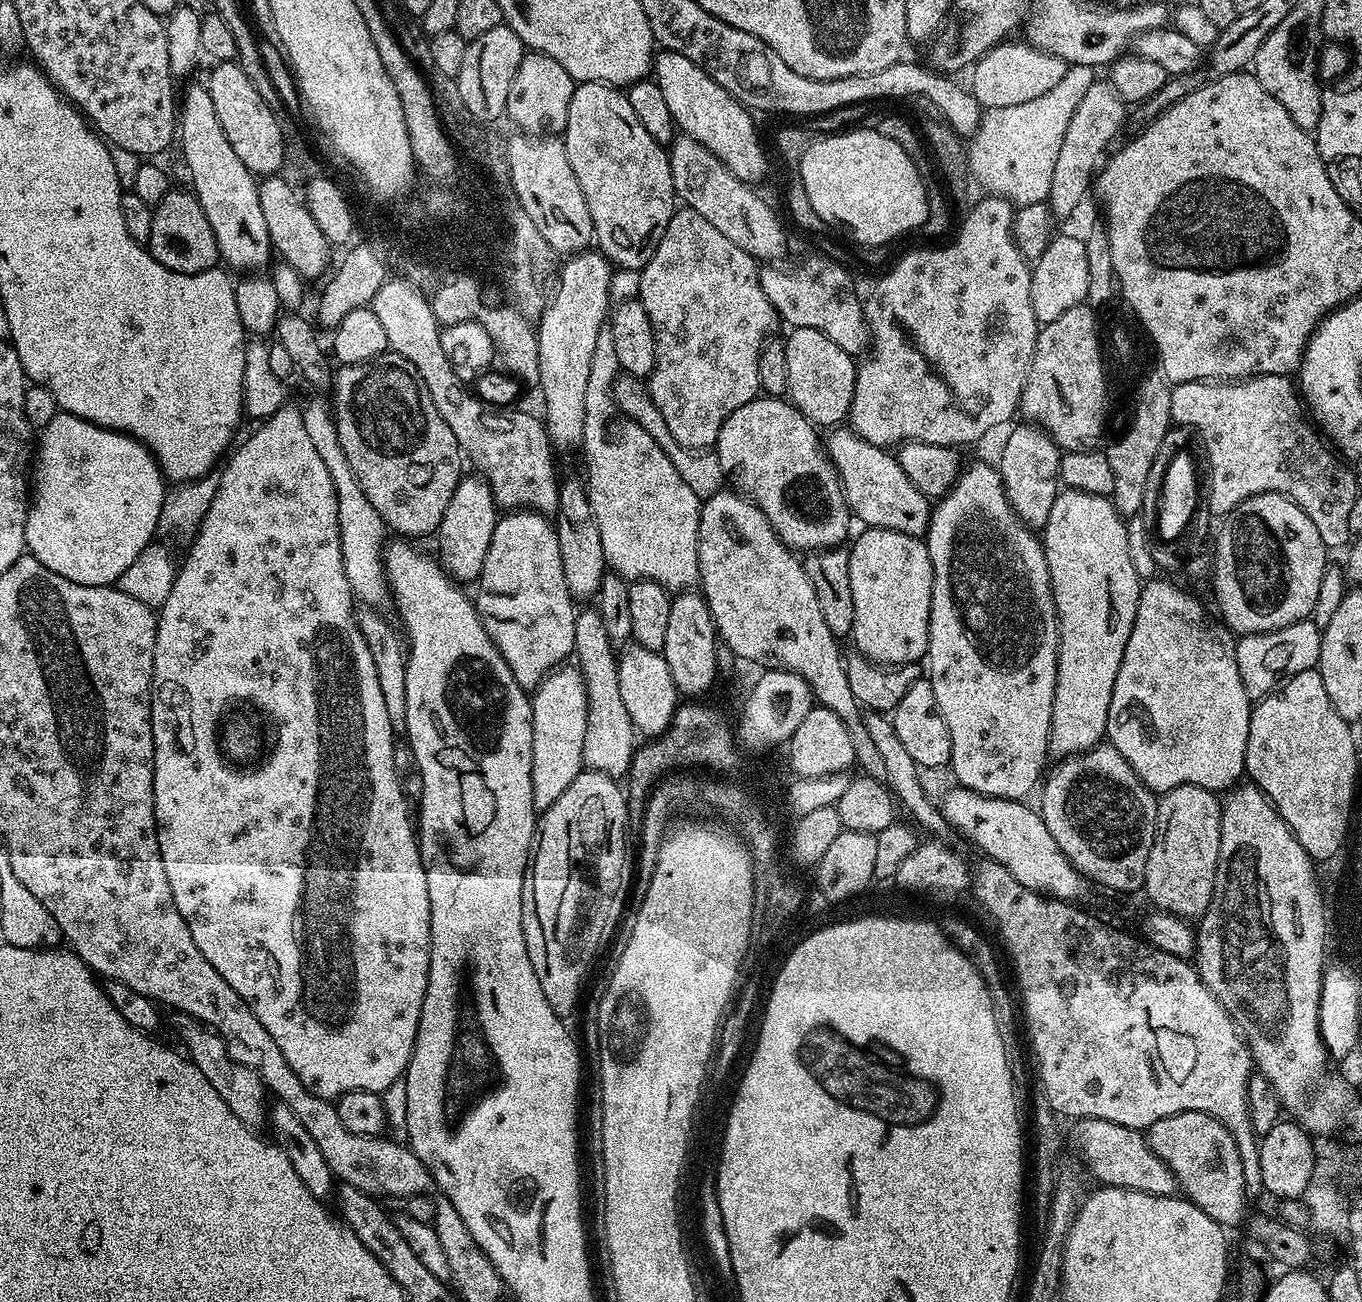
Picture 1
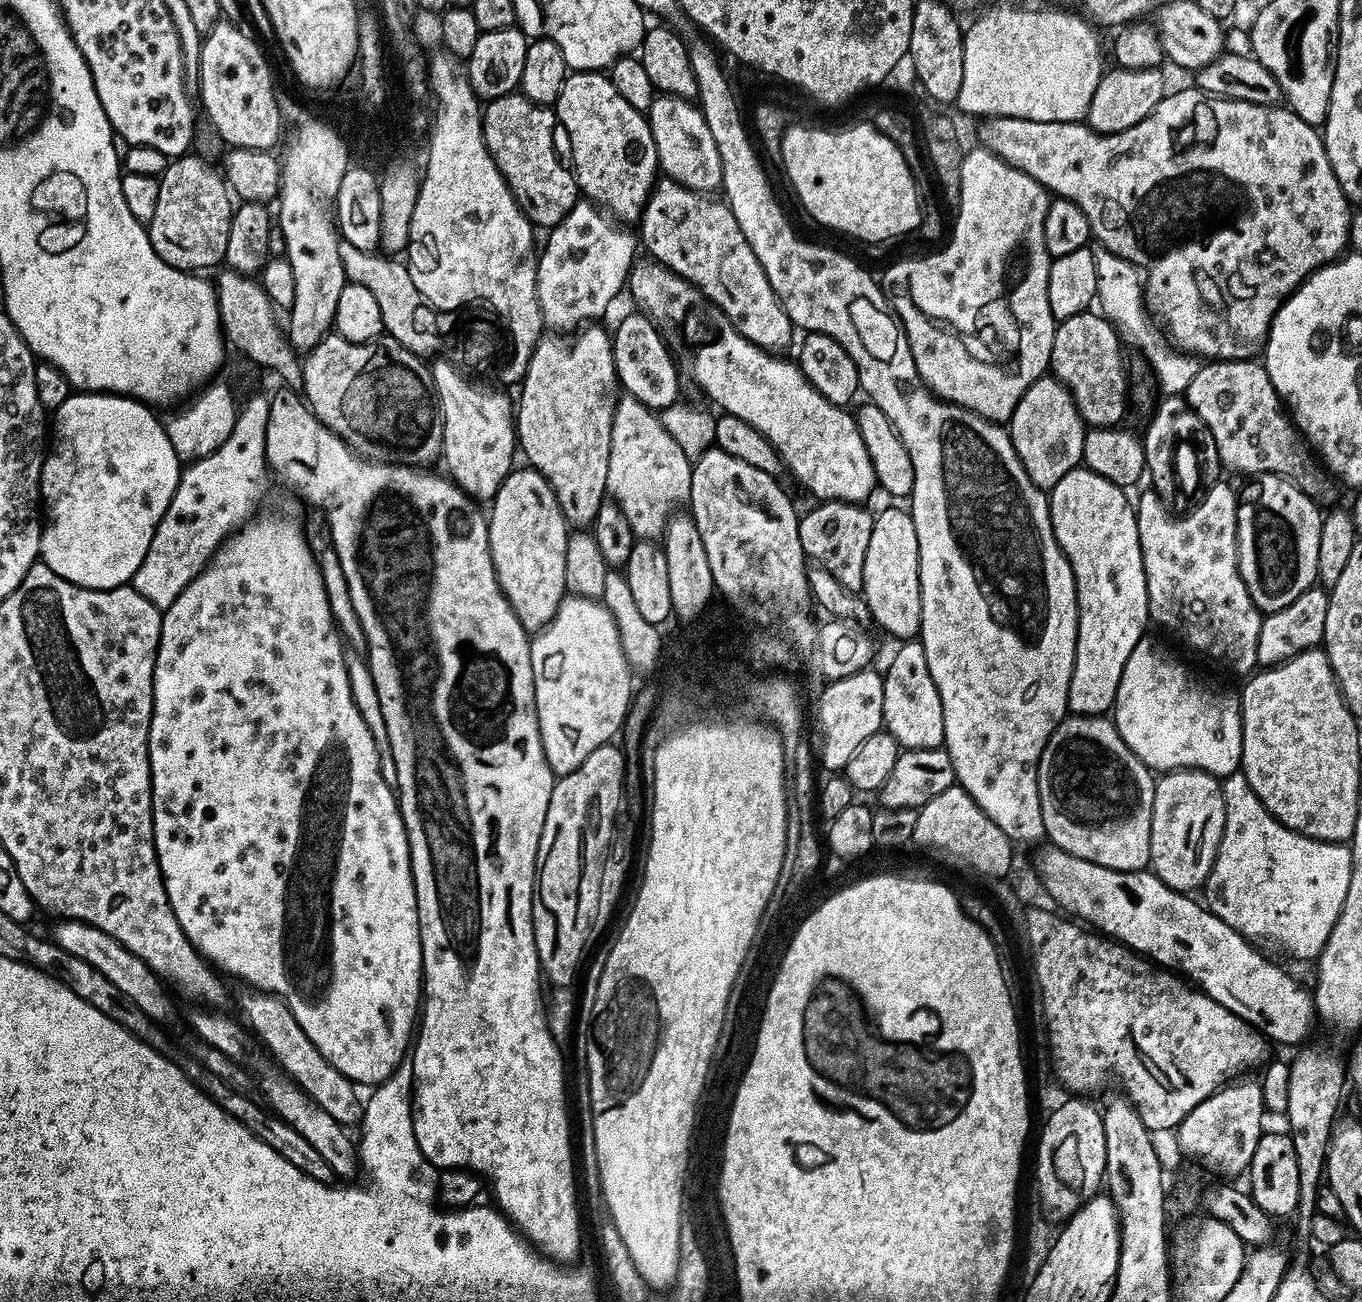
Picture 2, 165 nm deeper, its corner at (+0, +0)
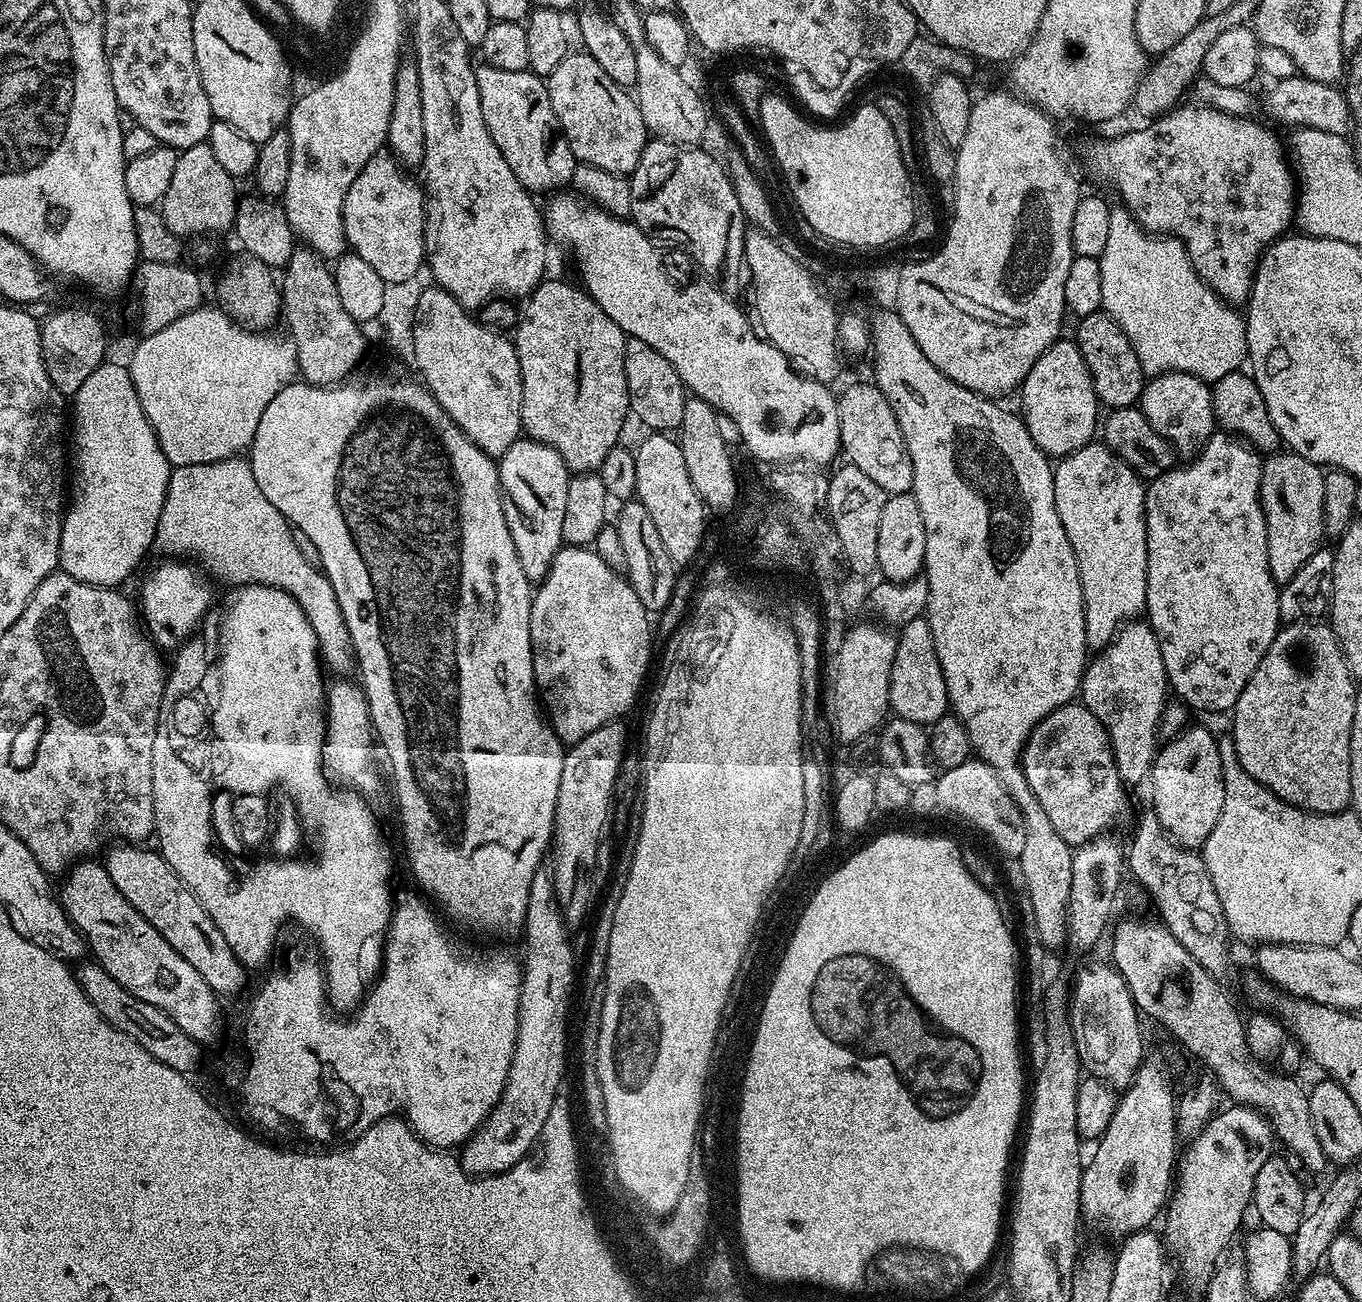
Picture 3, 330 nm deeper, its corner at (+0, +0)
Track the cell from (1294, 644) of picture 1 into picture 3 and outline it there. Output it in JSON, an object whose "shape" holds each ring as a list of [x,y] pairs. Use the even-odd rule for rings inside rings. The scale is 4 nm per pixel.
{"shape":[[[1223,430],[1213,432],[1206,446],[1196,456],[1187,461],[1185,468],[1173,466],[1166,474],[1154,478],[1147,485],[1144,493],[1144,521],[1146,522],[1146,550],[1148,551],[1148,569],[1146,570],[1146,602],[1144,612],[1146,622],[1154,630],[1158,638],[1158,646],[1162,650],[1162,662],[1166,666],[1168,682],[1173,693],[1189,696],[1192,704],[1200,712],[1224,712],[1235,709],[1238,694],[1250,682],[1254,670],[1258,670],[1258,662],[1270,650],[1277,632],[1282,627],[1282,621],[1295,622],[1311,610],[1315,604],[1327,605],[1332,598],[1332,575],[1334,574],[1335,551],[1331,547],[1321,546],[1320,549],[1302,565],[1302,570],[1294,574],[1289,584],[1279,588],[1275,578],[1270,574],[1270,562],[1266,558],[1266,518],[1260,505],[1260,483],[1264,460],[1261,453],[1249,446],[1243,439],[1237,438]]]}

